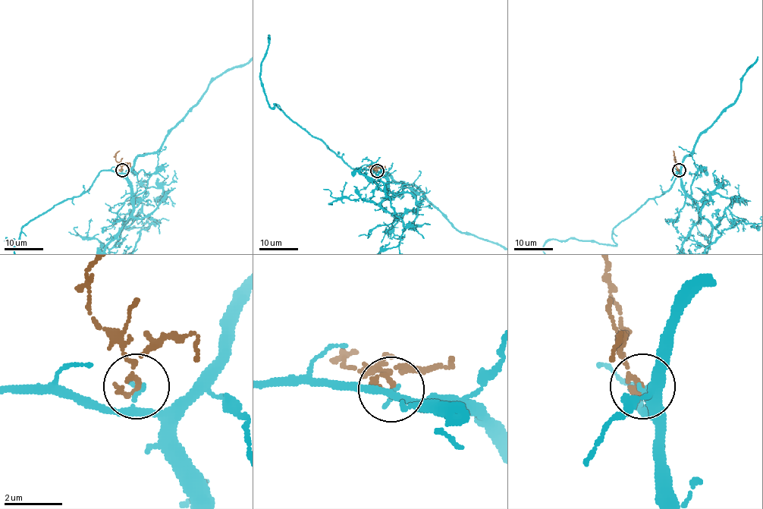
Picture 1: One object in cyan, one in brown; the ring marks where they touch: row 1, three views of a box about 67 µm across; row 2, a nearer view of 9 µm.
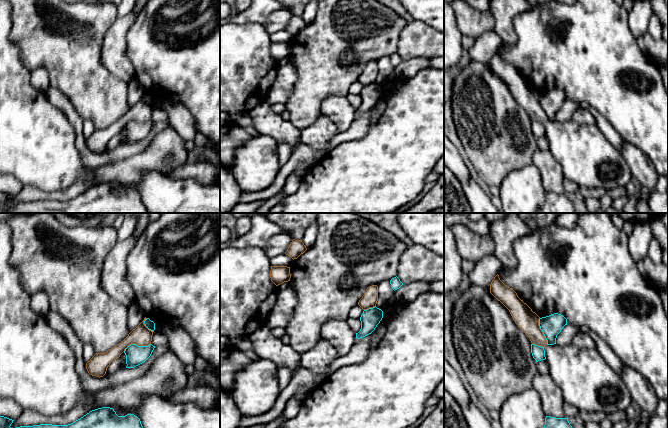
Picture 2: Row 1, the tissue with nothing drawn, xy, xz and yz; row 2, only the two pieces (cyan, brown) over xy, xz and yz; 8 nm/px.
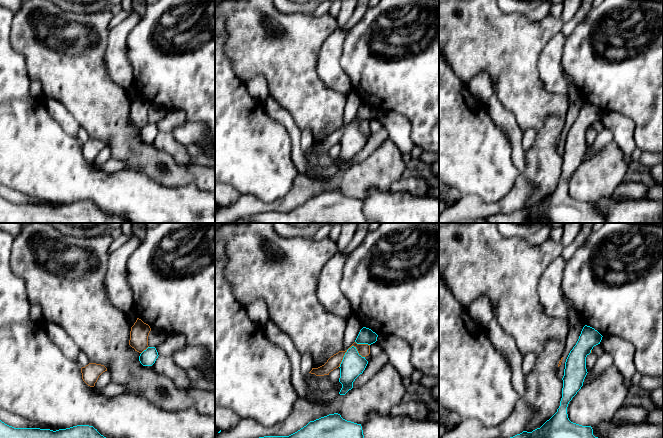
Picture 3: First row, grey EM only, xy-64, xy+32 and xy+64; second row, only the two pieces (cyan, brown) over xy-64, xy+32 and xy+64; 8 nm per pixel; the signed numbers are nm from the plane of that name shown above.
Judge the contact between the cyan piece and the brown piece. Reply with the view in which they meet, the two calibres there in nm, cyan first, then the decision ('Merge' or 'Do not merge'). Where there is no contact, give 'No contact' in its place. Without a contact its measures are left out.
Touches cyan in xy. Thickness 160 nm (cyan) against 160 nm. Do not merge

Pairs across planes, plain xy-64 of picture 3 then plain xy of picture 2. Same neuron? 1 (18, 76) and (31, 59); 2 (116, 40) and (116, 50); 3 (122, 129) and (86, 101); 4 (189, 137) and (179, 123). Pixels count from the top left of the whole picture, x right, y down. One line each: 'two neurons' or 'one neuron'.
1: two neurons
2: one neuron
3: one neuron
4: one neuron

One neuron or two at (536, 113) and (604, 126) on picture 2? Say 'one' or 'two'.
two

